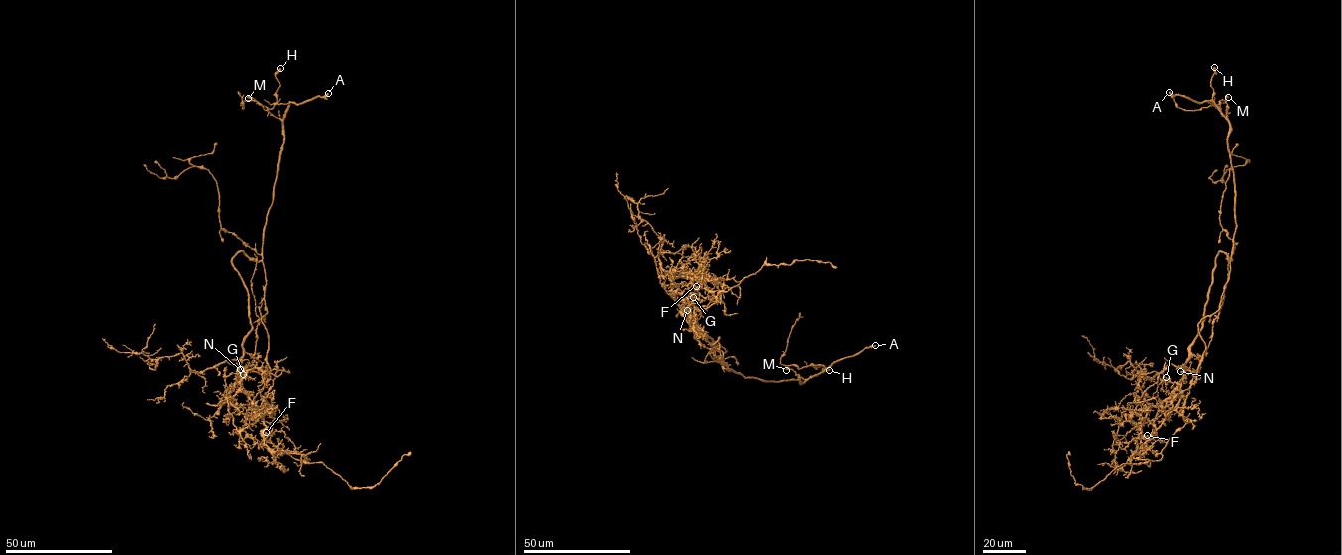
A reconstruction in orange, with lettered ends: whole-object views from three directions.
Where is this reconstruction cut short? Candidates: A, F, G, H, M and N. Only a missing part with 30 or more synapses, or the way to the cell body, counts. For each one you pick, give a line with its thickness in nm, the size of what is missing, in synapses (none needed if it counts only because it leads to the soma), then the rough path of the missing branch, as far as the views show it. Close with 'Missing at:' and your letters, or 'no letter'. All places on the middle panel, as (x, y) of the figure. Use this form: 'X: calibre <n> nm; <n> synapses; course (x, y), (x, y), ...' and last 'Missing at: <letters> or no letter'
A: calibre 320 nm; 650 synapses
G: calibre 220 nm; 60 synapses; course (693, 297), (701, 300), (713, 294)
N: calibre 360 nm; 60 synapses; course (687, 310), (669, 291), (655, 266)
Missing at: A, G, N

